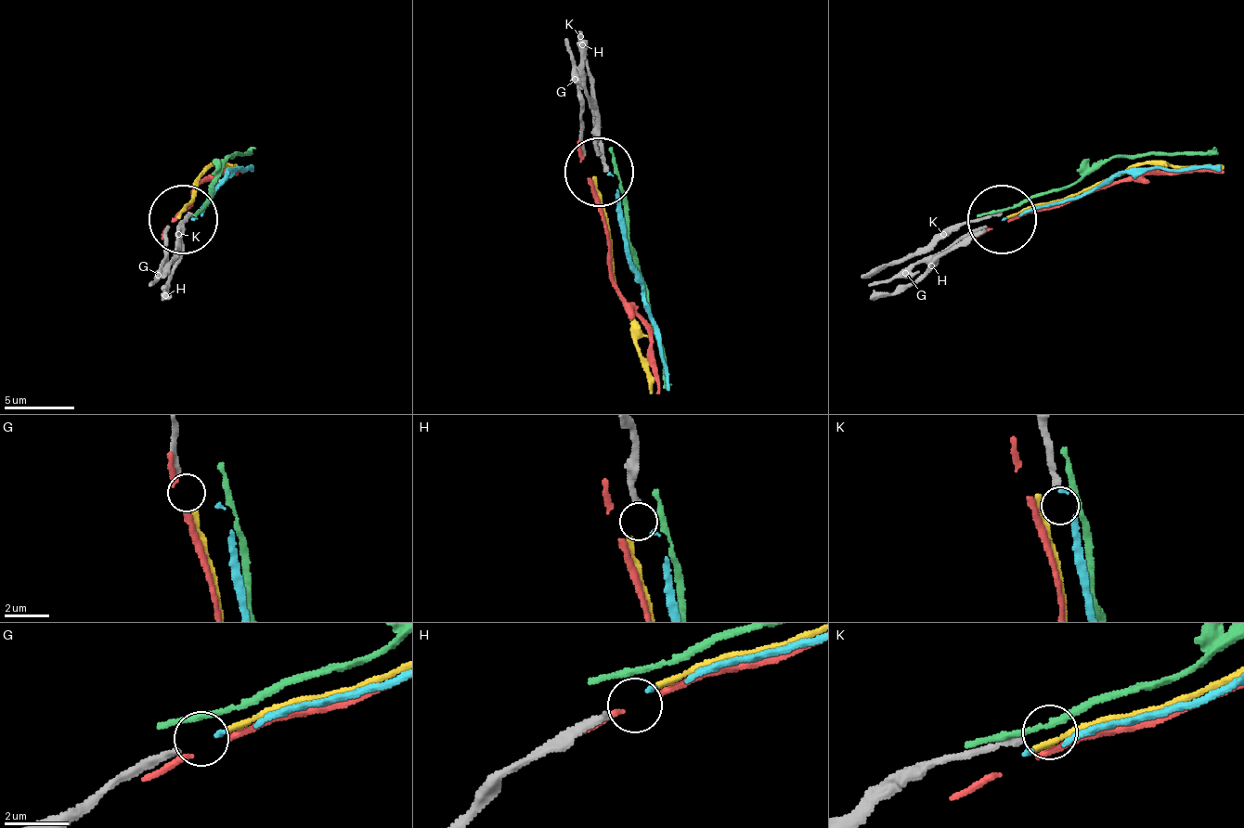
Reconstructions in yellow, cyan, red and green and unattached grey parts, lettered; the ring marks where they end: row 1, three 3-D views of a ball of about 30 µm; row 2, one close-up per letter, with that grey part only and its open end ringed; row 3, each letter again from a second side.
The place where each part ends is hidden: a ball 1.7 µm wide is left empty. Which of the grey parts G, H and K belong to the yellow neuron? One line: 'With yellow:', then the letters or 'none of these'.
With yellow: G

